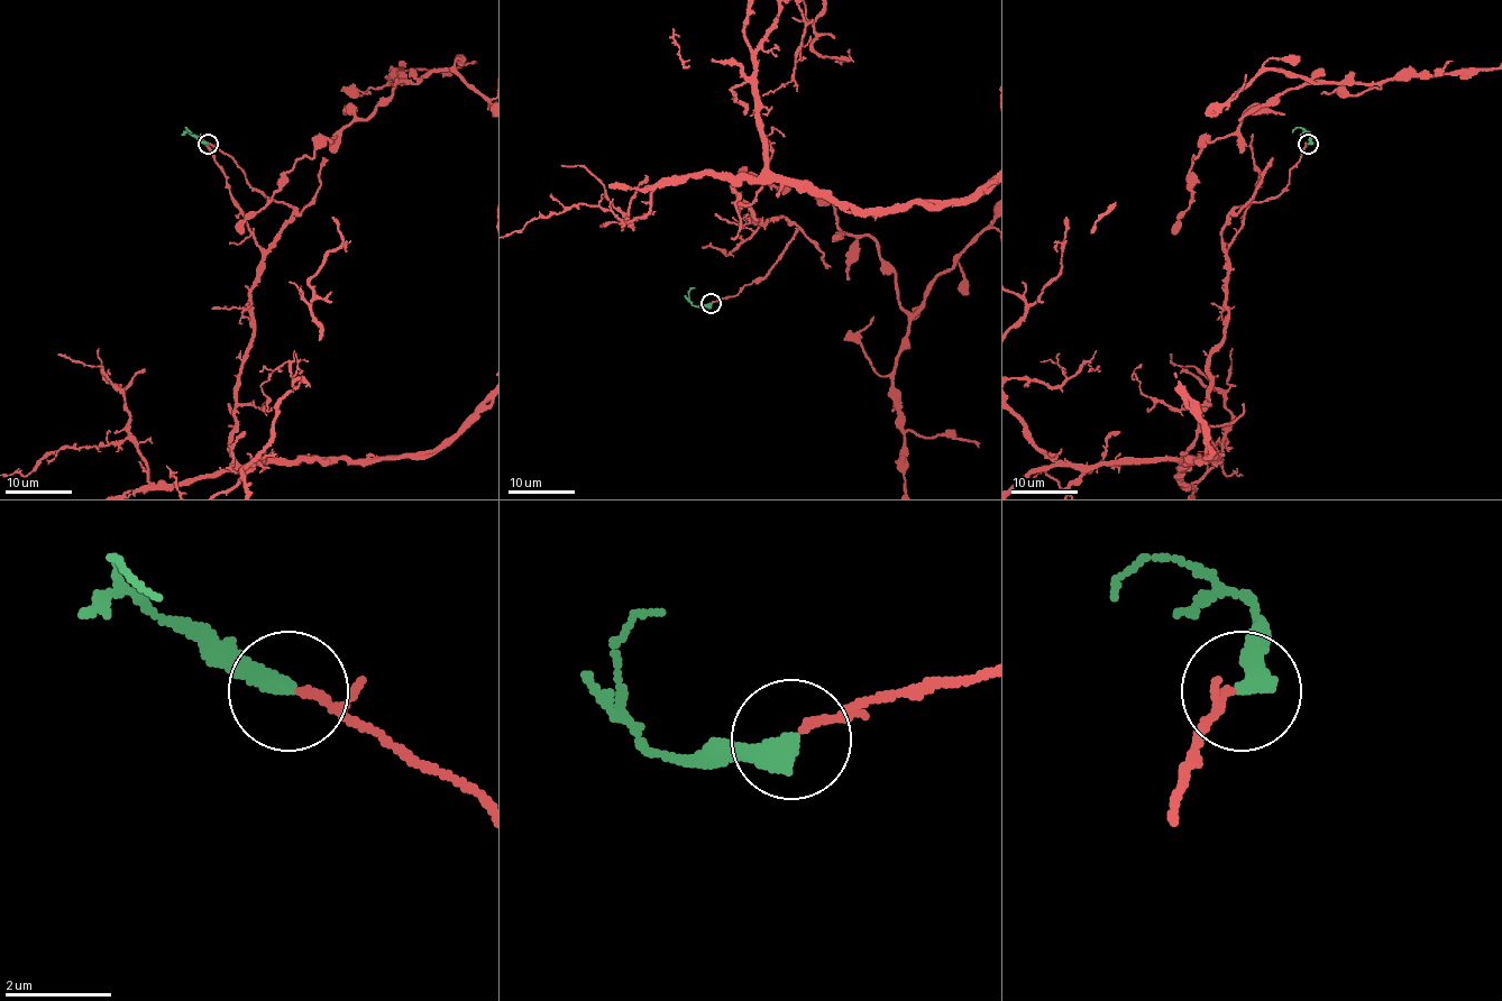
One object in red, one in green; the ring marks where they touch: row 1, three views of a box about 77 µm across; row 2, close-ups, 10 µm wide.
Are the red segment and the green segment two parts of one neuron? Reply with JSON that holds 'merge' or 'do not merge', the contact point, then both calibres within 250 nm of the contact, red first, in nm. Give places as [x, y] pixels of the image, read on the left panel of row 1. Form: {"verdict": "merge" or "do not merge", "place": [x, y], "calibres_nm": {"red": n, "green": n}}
{"verdict": "merge", "place": [208, 144], "calibres_nm": {"red": 100, "green": 420}}

